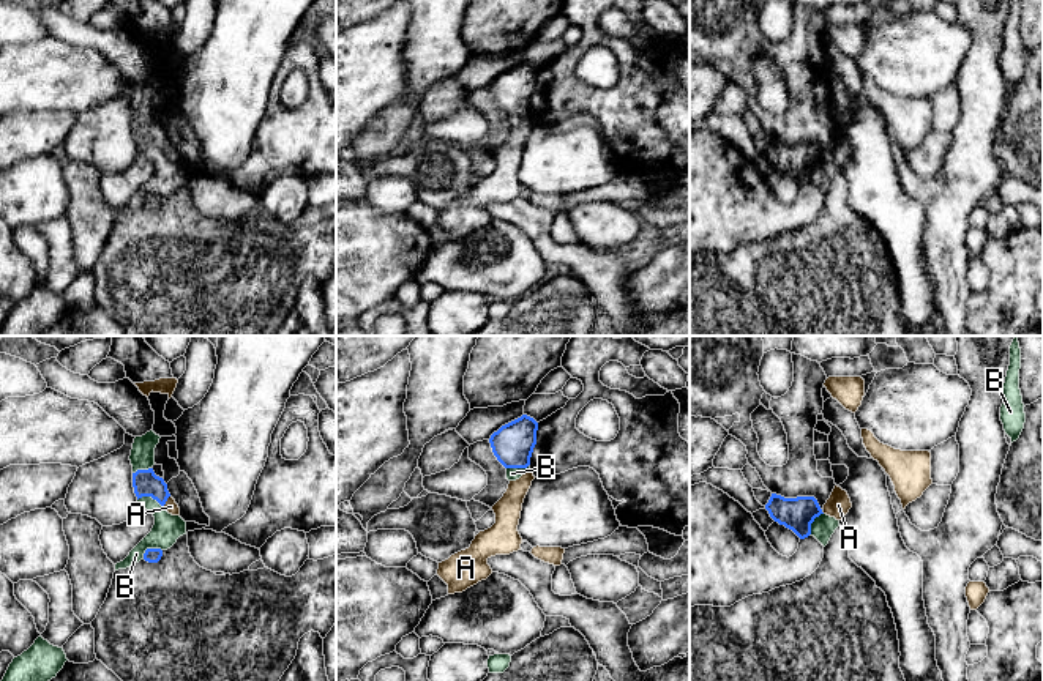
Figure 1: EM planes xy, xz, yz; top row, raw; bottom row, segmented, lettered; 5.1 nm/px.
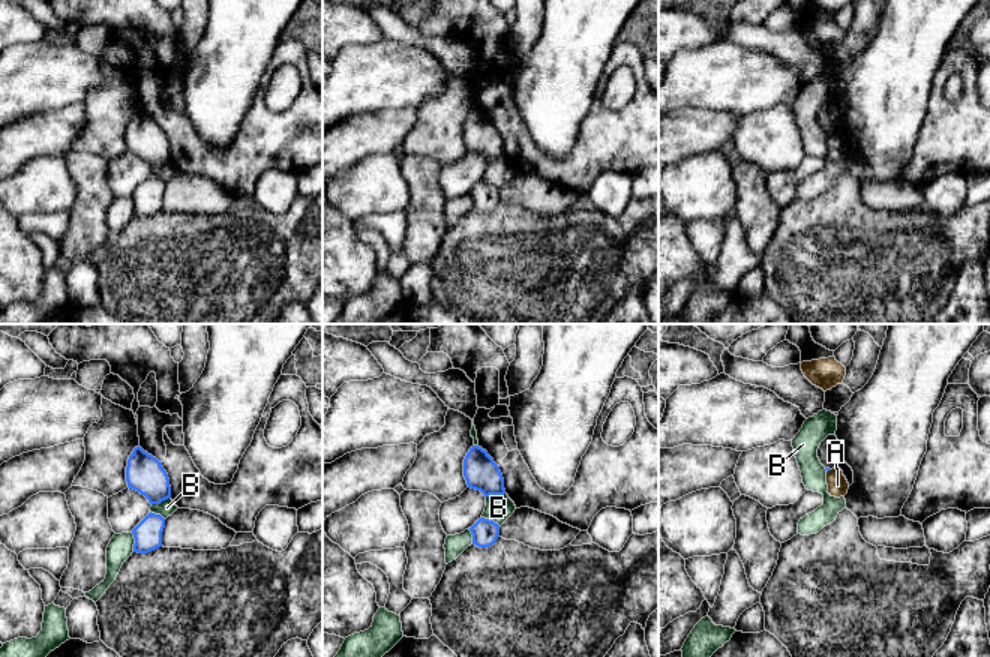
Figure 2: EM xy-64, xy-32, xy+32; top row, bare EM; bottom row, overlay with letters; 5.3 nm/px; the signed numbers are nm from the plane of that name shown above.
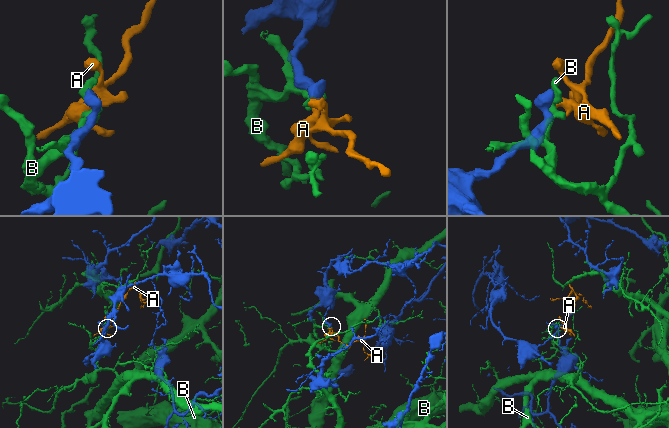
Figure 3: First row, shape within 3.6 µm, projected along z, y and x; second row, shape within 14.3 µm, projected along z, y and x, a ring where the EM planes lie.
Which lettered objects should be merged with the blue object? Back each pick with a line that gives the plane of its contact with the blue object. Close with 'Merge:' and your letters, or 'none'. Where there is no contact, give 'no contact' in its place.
Merge: none

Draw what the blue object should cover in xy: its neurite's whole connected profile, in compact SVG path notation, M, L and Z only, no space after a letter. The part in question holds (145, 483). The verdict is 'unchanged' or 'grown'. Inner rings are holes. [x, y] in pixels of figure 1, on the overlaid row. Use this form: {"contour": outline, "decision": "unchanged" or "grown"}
{"contour": "M153 468L137 470L136 473L133 473L133 487L137 500L142 497L151 497L163 508L170 497L167 484L163 478L155 474Z", "decision": "unchanged"}

